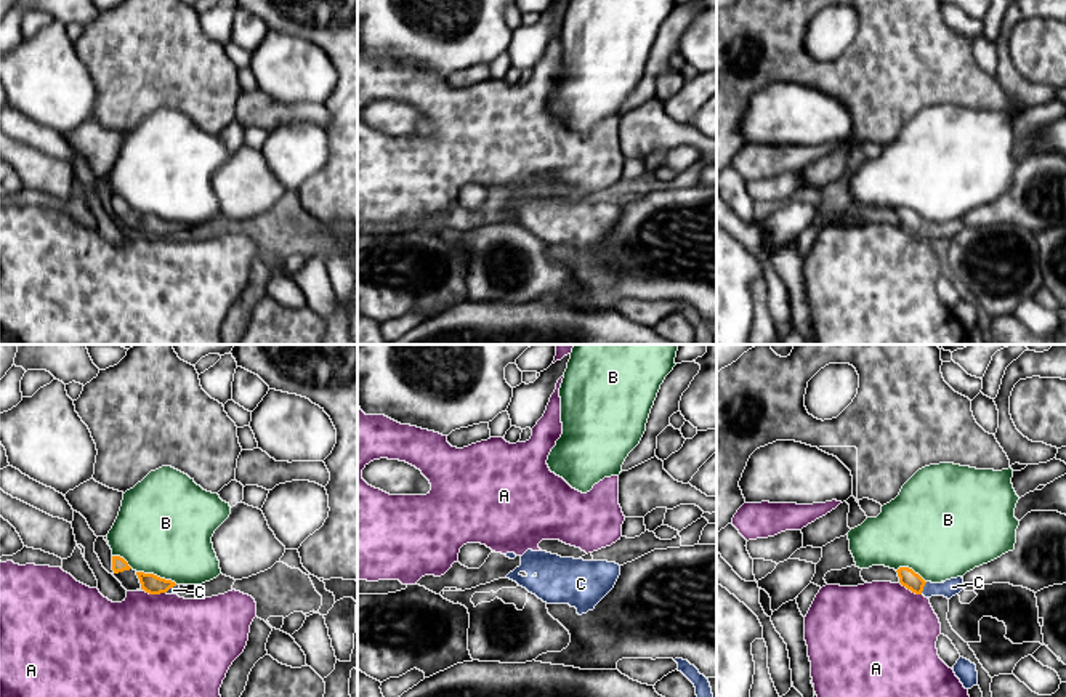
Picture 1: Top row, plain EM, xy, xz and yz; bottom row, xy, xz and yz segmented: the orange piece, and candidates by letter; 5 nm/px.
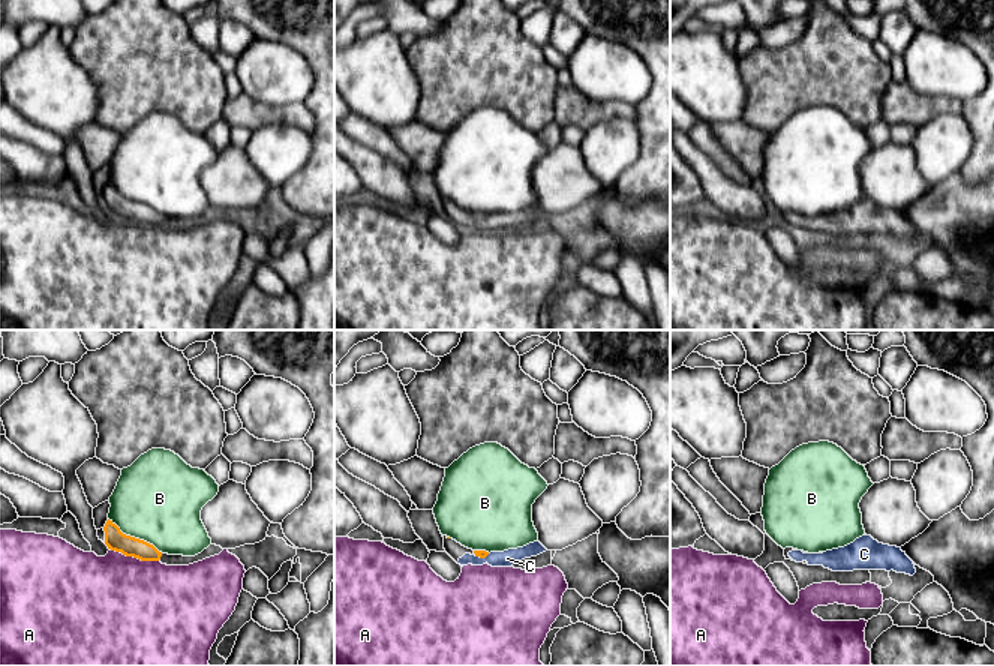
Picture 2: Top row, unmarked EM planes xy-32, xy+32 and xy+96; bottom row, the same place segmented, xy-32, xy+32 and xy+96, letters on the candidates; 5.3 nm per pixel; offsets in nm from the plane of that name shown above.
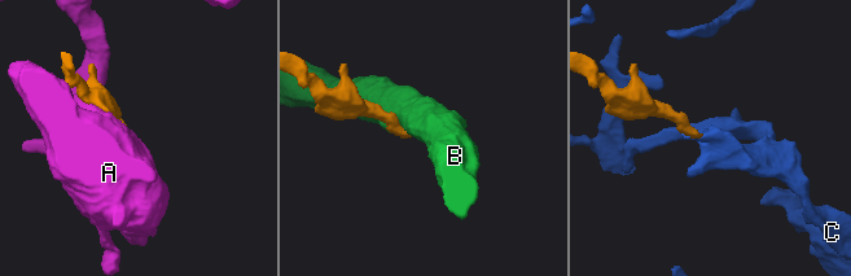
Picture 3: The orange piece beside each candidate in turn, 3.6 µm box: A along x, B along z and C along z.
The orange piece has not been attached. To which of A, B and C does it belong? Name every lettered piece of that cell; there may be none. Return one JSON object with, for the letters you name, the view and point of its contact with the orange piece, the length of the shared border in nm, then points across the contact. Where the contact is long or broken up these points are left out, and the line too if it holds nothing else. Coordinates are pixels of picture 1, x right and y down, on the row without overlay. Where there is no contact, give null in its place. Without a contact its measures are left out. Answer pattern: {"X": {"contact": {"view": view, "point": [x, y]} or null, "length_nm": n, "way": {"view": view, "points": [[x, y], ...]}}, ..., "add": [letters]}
{"C": {"contact": {"view": "yz", "point": [922, 229]}, "length_nm": 70, "way": {"view": "yz", "points": [[908, 218], [922, 229], [952, 228]]}}, "add": ["C"]}

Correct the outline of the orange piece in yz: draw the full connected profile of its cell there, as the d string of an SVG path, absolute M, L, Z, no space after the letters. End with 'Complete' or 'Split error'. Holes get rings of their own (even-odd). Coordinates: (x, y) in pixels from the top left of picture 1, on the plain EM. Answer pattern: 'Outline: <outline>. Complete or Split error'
Outline: M899 208L898 212L899 224L915 236L923 236L925 239L944 237L951 240L959 236L965 224L962 218L946 221L944 224L925 223L919 215L909 208Z. Split error

